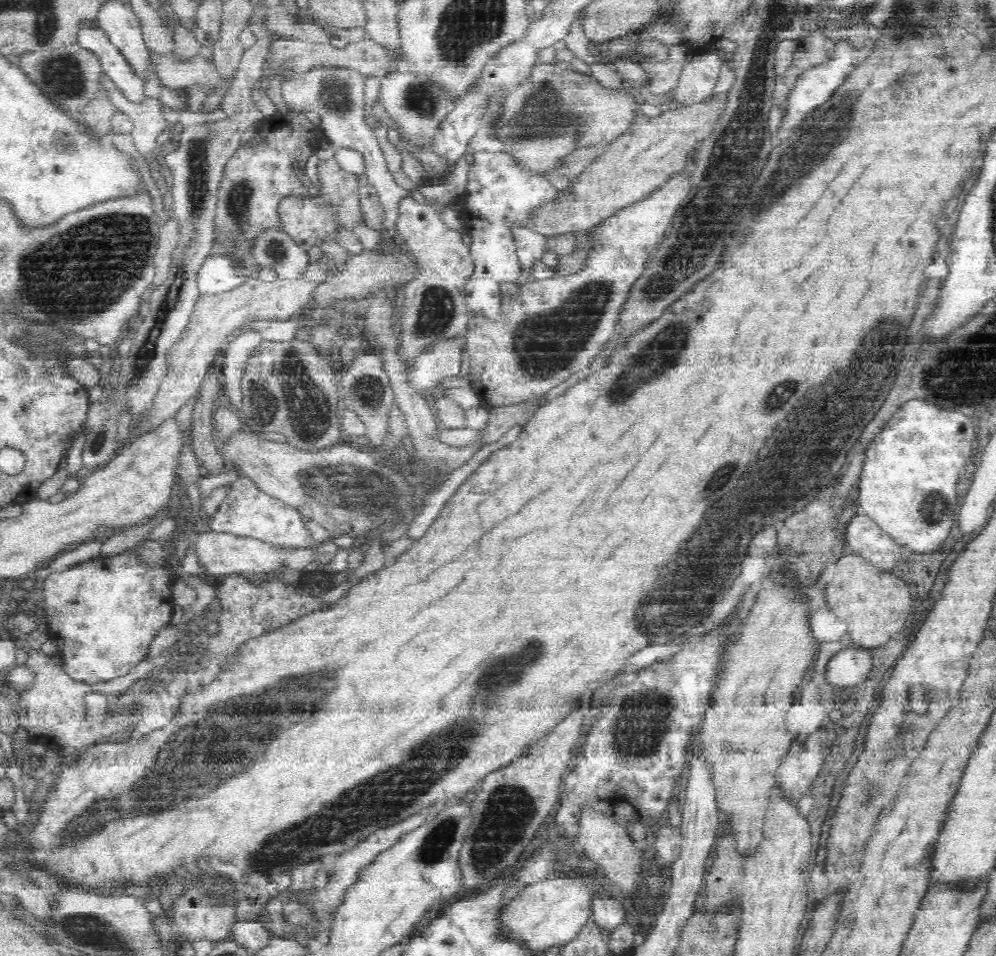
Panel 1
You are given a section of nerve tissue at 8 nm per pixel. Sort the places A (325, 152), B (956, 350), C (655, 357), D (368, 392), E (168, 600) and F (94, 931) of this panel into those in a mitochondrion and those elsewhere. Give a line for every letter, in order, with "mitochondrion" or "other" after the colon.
A: other
B: mitochondrion
C: mitochondrion
D: mitochondrion
E: other
F: mitochondrion

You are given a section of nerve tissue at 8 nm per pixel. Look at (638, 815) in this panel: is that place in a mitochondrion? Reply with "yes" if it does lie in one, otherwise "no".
no

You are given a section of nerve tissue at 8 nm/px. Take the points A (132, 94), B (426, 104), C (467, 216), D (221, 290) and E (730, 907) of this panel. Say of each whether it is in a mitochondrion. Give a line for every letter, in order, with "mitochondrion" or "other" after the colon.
A: other
B: mitochondrion
C: other
D: other
E: other

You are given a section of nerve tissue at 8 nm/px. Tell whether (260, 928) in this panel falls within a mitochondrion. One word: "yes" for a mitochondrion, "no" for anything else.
no

